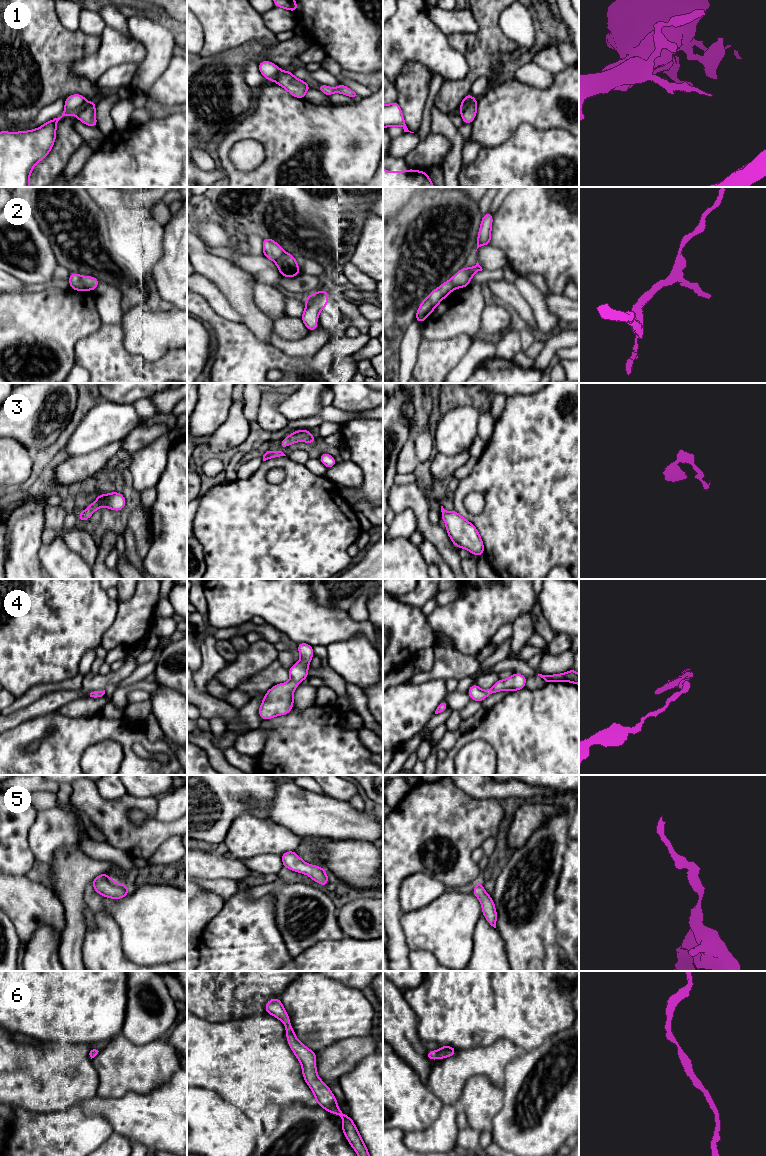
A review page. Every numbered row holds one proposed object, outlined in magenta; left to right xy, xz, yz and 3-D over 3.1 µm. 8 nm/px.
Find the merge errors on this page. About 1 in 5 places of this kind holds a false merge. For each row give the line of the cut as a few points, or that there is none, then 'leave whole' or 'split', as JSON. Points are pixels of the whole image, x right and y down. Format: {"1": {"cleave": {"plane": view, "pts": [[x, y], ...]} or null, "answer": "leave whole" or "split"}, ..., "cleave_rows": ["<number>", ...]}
{"1": {"cleave": {"plane": "yz", "pts": [[472, 98], [459, 110]]}, "answer": "split"}, "2": {"cleave": {"plane": "xy", "pts": [[79, 276], [86, 289]]}, "answer": "split"}, "3": {"cleave": null, "answer": "leave whole"}, "4": {"cleave": null, "answer": "leave whole"}, "5": {"cleave": null, "answer": "leave whole"}, "6": {"cleave": null, "answer": "leave whole"}, "cleave_rows": ["1", "2"]}

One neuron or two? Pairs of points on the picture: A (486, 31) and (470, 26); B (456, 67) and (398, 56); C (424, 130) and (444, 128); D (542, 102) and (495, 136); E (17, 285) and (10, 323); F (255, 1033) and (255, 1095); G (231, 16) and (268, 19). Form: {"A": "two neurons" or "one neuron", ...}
{"A": "two neurons", "B": "one neuron", "C": "two neurons", "D": "one neuron", "E": "two neurons", "F": "one neuron", "G": "two neurons"}

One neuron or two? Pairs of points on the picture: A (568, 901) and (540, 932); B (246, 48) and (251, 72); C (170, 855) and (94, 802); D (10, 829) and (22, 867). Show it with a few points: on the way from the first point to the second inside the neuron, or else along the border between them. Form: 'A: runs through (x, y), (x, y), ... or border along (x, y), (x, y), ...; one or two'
A: border along (554, 896), (553, 924), (557, 932), (557, 942); two
B: border along (254, 61), (249, 61), (243, 70), (249, 86); two
C: border along (176, 834), (168, 837), (146, 860); two
D: runs through (10, 838), (11, 854), (15, 858); one

